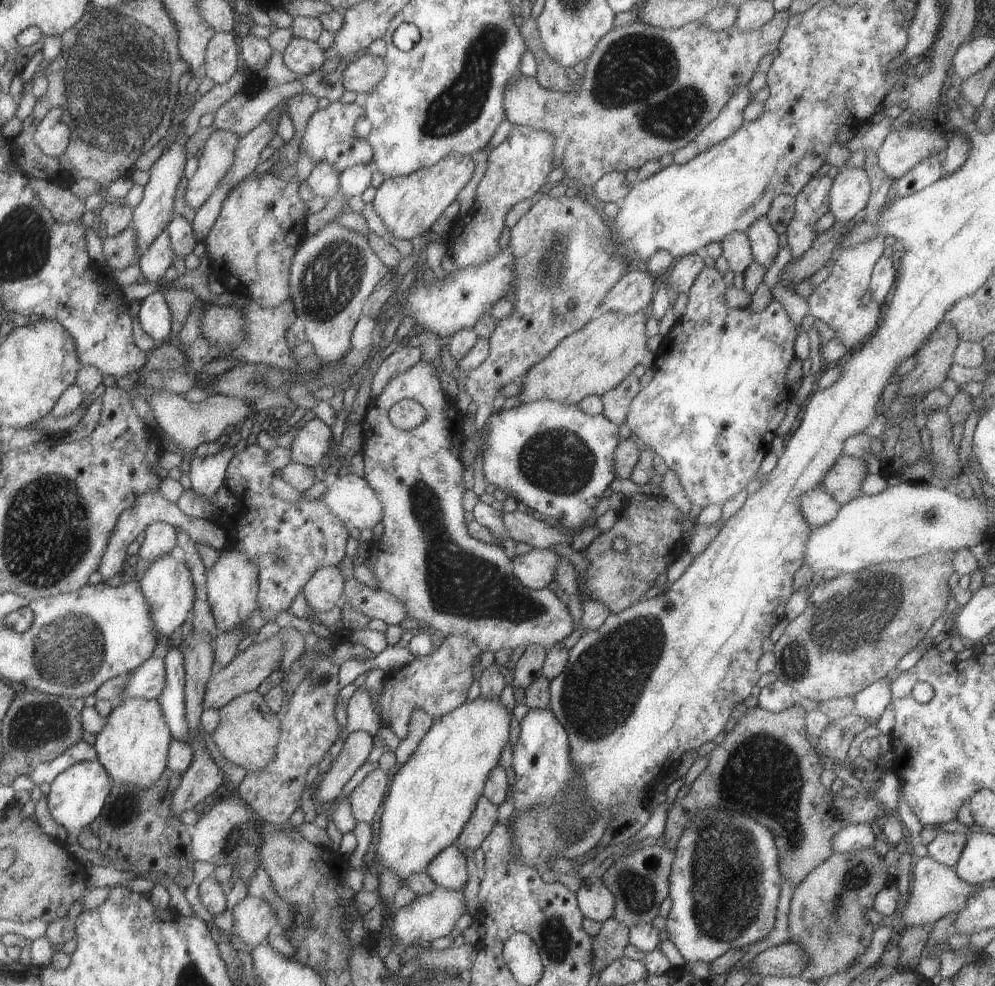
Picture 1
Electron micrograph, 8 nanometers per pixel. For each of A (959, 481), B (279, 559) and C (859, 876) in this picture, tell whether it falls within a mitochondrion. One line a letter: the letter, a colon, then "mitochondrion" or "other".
A: other
B: mitochondrion
C: mitochondrion

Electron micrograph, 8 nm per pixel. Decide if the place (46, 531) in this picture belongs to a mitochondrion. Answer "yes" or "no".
yes

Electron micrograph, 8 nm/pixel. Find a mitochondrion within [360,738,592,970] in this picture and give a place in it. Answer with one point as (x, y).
(554, 934)

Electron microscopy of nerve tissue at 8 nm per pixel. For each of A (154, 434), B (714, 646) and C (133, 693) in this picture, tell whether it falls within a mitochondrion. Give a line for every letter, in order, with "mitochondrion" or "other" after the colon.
A: other
B: other
C: other

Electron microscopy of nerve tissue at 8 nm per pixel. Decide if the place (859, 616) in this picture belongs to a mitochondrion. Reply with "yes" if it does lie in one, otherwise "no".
yes

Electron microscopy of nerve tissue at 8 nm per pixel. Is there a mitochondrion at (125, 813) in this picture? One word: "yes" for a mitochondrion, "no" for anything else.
yes

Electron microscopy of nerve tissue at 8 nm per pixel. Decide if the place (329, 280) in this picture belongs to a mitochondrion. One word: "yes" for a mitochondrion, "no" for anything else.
yes

